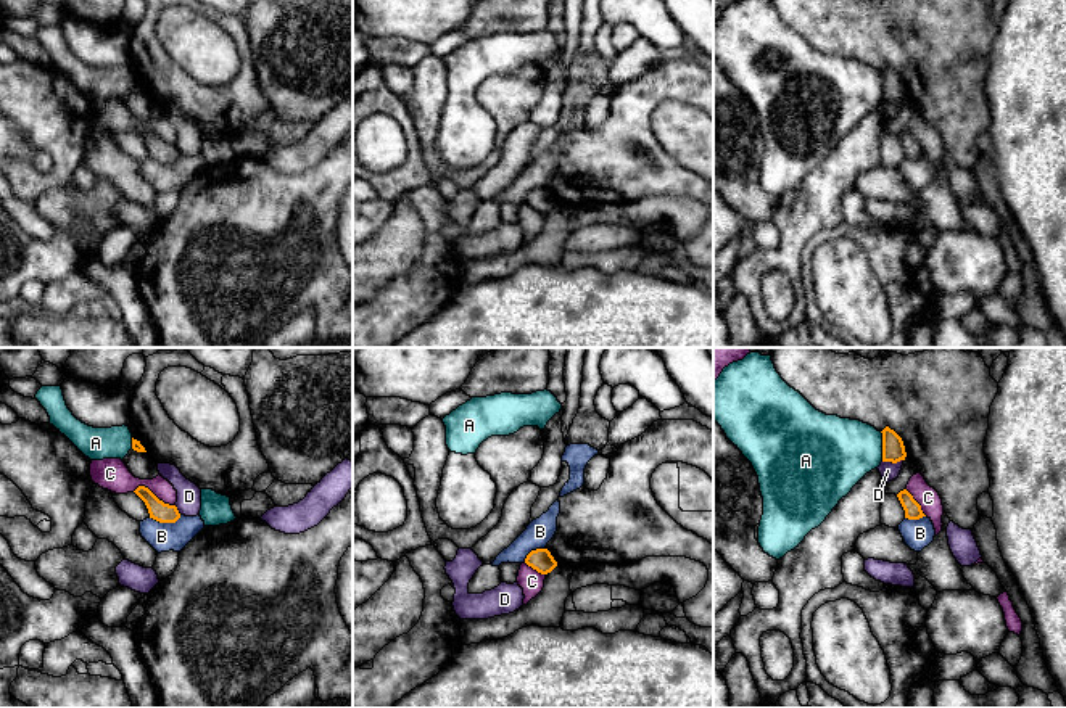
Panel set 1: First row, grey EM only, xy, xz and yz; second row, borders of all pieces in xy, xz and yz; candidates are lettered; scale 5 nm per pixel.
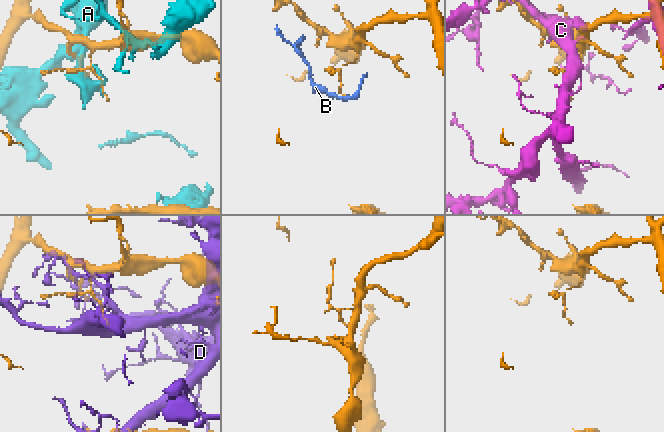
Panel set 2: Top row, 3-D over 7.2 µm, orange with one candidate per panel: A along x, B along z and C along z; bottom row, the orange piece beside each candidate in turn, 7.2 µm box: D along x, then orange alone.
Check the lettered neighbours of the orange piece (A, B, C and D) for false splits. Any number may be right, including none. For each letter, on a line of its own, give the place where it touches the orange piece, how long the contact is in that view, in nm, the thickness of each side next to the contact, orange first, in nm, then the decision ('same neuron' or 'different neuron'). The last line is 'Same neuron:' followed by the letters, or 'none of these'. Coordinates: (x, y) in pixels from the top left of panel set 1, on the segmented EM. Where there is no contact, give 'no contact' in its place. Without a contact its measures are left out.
A: yz (883, 446) | 150 nm | 110/360 nm | different neuron
B: xy (165, 522) | 160 nm | 100/140 nm | different neuron
C: xy (152, 493) | 220 nm | 100/160 nm | different neuron
D: yz (892, 462) | 110 nm | 110/90 nm | different neuron
Same neuron: none of these

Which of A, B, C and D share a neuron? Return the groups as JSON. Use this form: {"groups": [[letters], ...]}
{"groups": [["A"], ["B"], ["C"], ["D"]]}

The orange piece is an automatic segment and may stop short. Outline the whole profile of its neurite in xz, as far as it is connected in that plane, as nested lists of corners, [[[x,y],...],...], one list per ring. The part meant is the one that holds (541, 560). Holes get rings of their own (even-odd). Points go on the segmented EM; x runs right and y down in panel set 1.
[[[547,549],[531,550],[527,555],[525,563],[541,574],[547,574],[557,566],[557,562]]]

